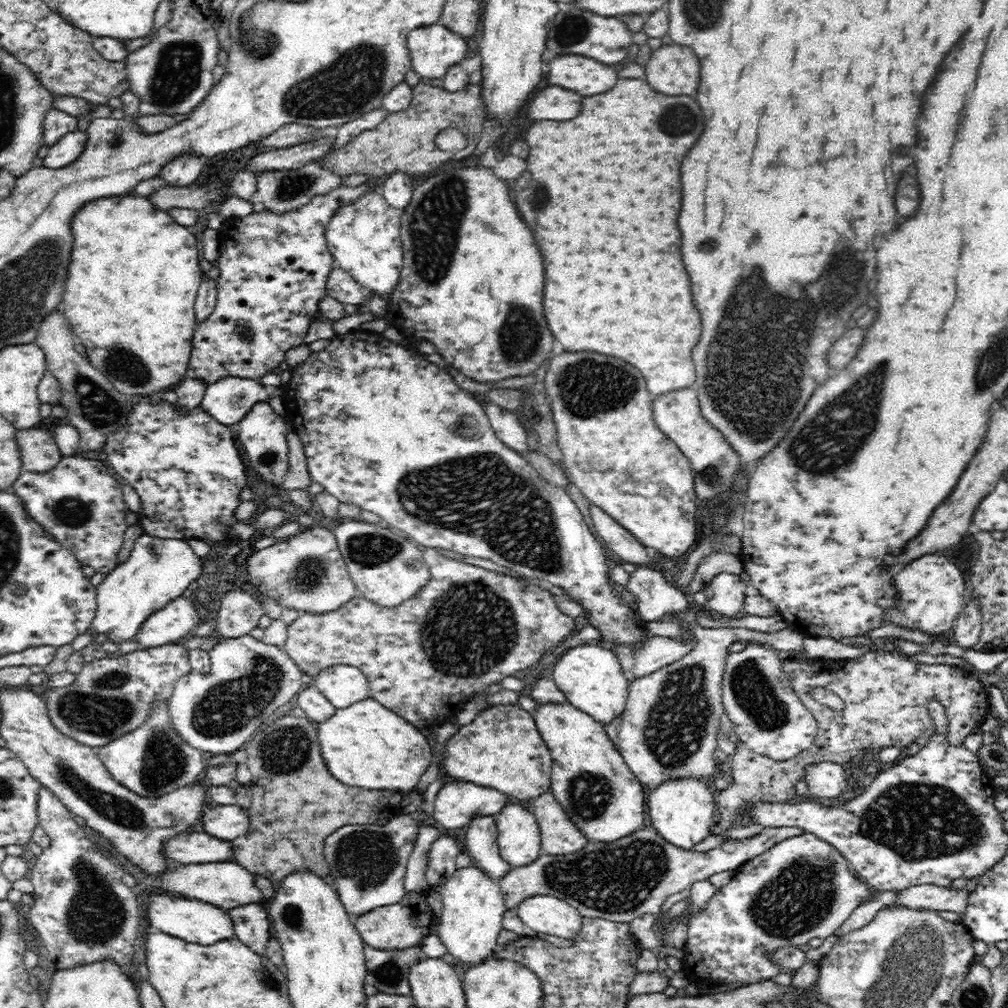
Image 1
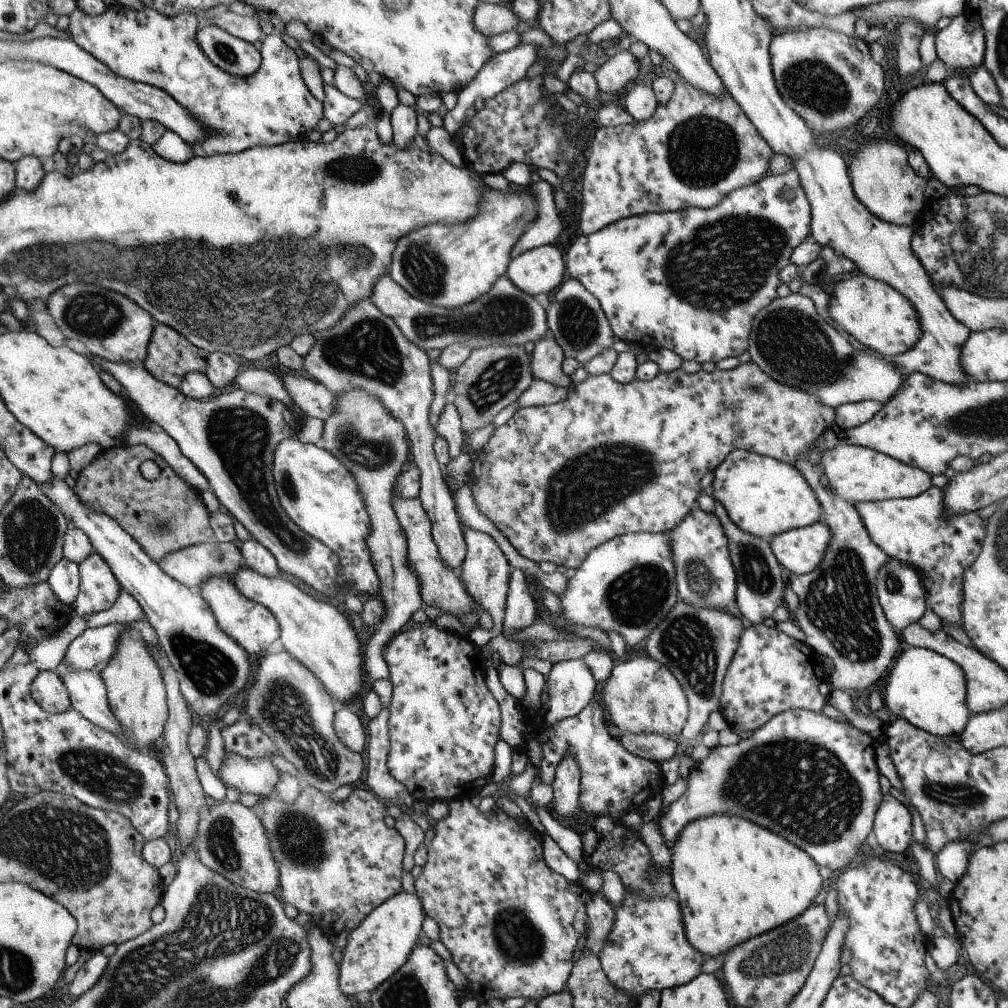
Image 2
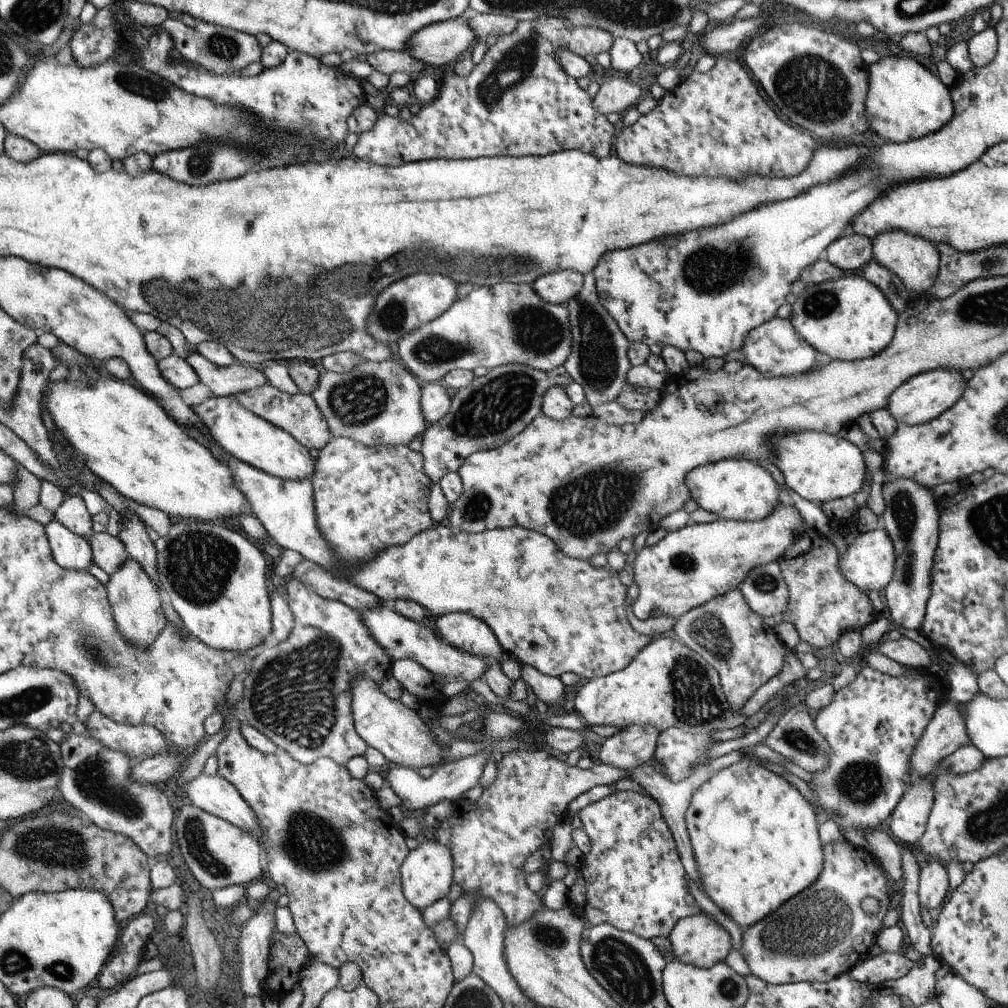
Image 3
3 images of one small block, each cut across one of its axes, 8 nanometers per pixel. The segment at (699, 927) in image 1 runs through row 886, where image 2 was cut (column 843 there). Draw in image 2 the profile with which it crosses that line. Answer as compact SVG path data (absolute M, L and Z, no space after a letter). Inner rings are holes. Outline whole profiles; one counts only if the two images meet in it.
M788 709L781 712L775 715L773 719L770 719L764 726L754 731L750 738L746 738L746 740L742 739L736 745L718 745L711 750L706 759L698 762L697 766L687 776L689 780L688 790L686 790L685 794L678 801L670 806L666 814L662 815L661 812L659 814L661 815L660 826L662 826L664 838L666 838L668 846L672 848L682 828L691 820L696 820L698 817L710 816L711 814L726 813L751 820L760 826L769 828L771 831L793 842L796 846L802 848L802 850L805 850L818 866L831 868L835 873L840 872L854 860L854 856L858 854L858 850L866 848L866 838L868 838L868 834L873 830L876 813L880 804L882 804L883 792L881 791L879 781L882 774L880 774L878 765L876 764L876 746L877 740L869 733L860 731L859 728L856 728L847 721L838 722L838 720L824 715L823 712L817 713L808 709Z

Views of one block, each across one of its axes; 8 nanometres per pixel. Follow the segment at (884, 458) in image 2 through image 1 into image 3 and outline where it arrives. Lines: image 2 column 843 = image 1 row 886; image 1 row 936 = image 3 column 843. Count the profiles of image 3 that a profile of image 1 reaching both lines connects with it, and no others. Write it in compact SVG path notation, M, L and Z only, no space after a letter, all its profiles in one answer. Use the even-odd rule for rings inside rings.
M816 431L780 433L771 438L775 465L782 472L786 486L812 503L821 504L854 496L865 483L866 463L858 447L838 435Z

